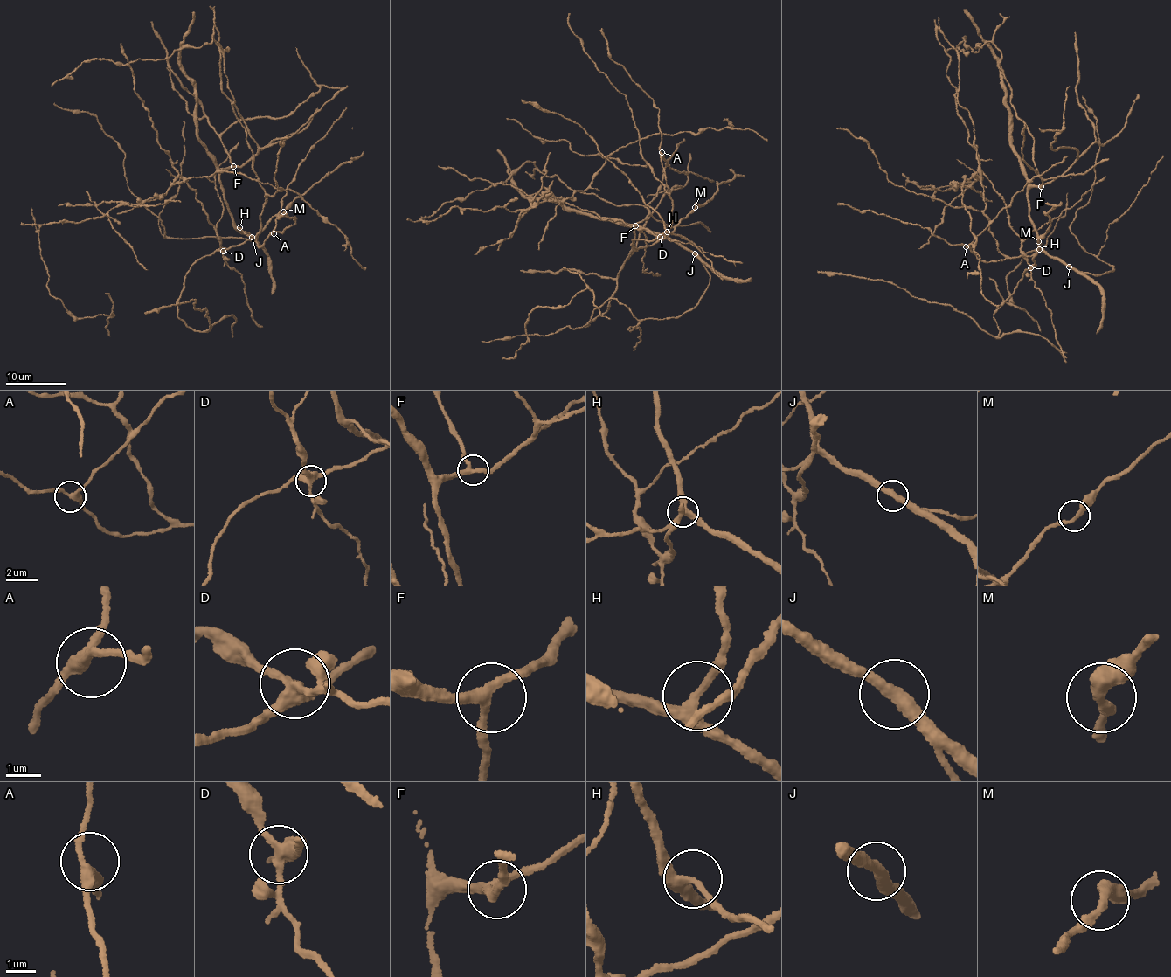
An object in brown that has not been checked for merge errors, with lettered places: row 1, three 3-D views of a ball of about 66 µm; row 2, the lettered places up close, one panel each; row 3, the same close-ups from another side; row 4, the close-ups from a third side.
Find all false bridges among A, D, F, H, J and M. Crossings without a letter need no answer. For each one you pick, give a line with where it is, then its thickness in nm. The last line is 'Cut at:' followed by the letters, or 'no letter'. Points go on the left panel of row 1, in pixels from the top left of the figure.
D: place (223, 251); calibre 360 nm
Cut at: D

